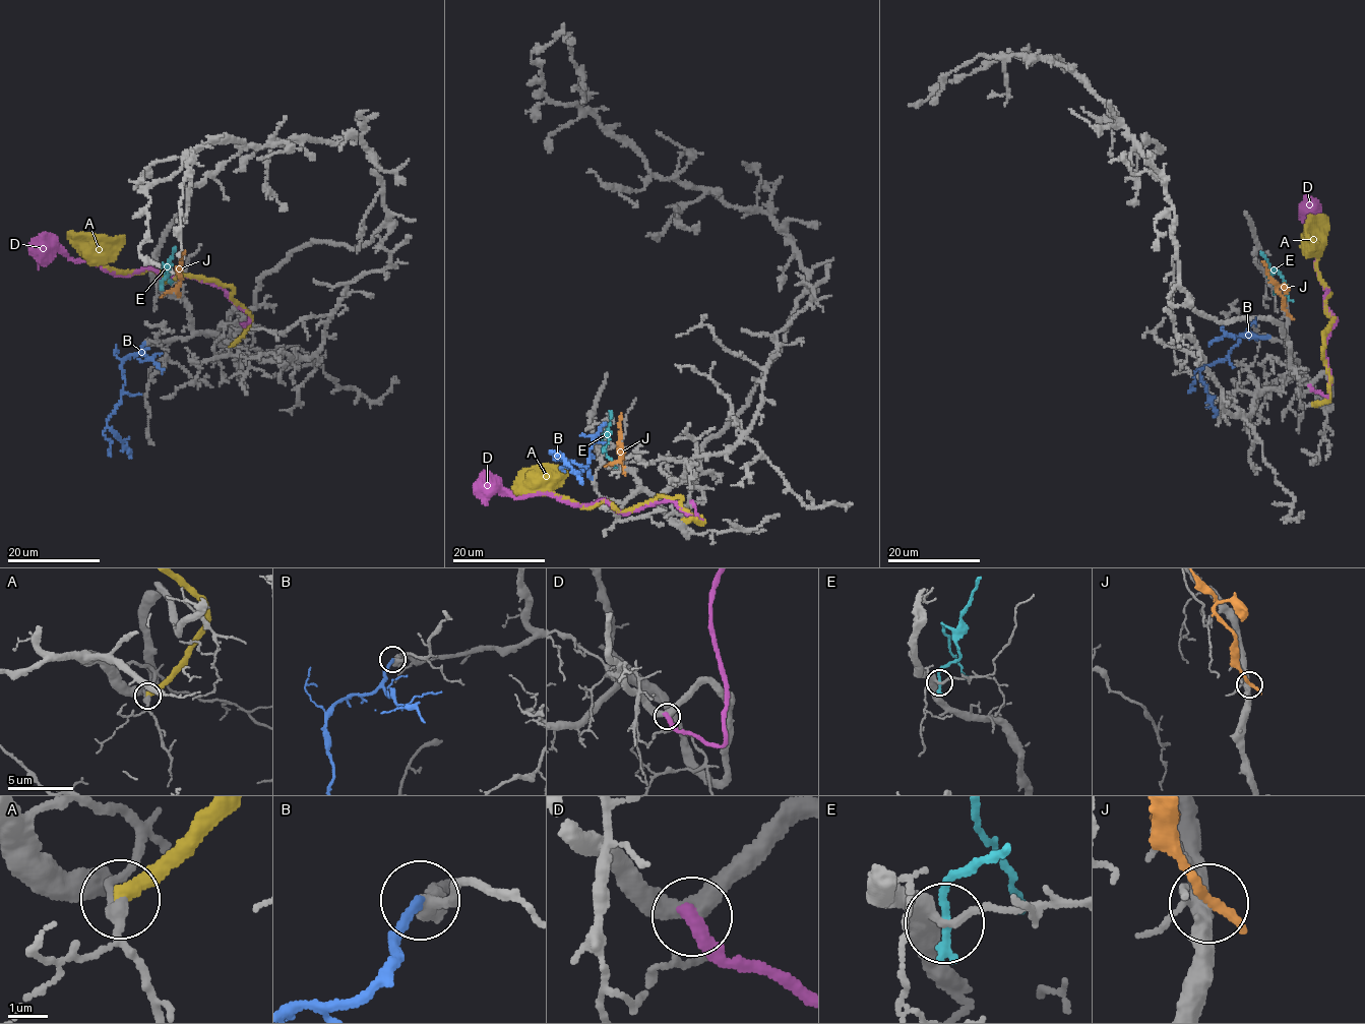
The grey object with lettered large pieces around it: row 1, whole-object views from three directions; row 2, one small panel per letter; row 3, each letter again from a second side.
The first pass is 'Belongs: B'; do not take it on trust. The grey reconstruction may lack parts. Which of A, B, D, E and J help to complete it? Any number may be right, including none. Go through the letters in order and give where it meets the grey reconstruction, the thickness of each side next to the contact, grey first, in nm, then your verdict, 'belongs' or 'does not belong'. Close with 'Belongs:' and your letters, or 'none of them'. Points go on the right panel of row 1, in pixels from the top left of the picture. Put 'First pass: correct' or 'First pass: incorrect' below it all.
A: contact (1311, 404); calibres 280 and 380 nm; does not belong
B: contact (1269, 336); calibres 300 and 240 nm; belongs
D: contact (1310, 385); calibres 420 and 360 nm; does not belong
E: contact (1276, 290); calibres 240 and 260 nm; does not belong
J: contact (1288, 314); calibres 360 and 300 nm; does not belong
Belongs: B
First pass: correct

